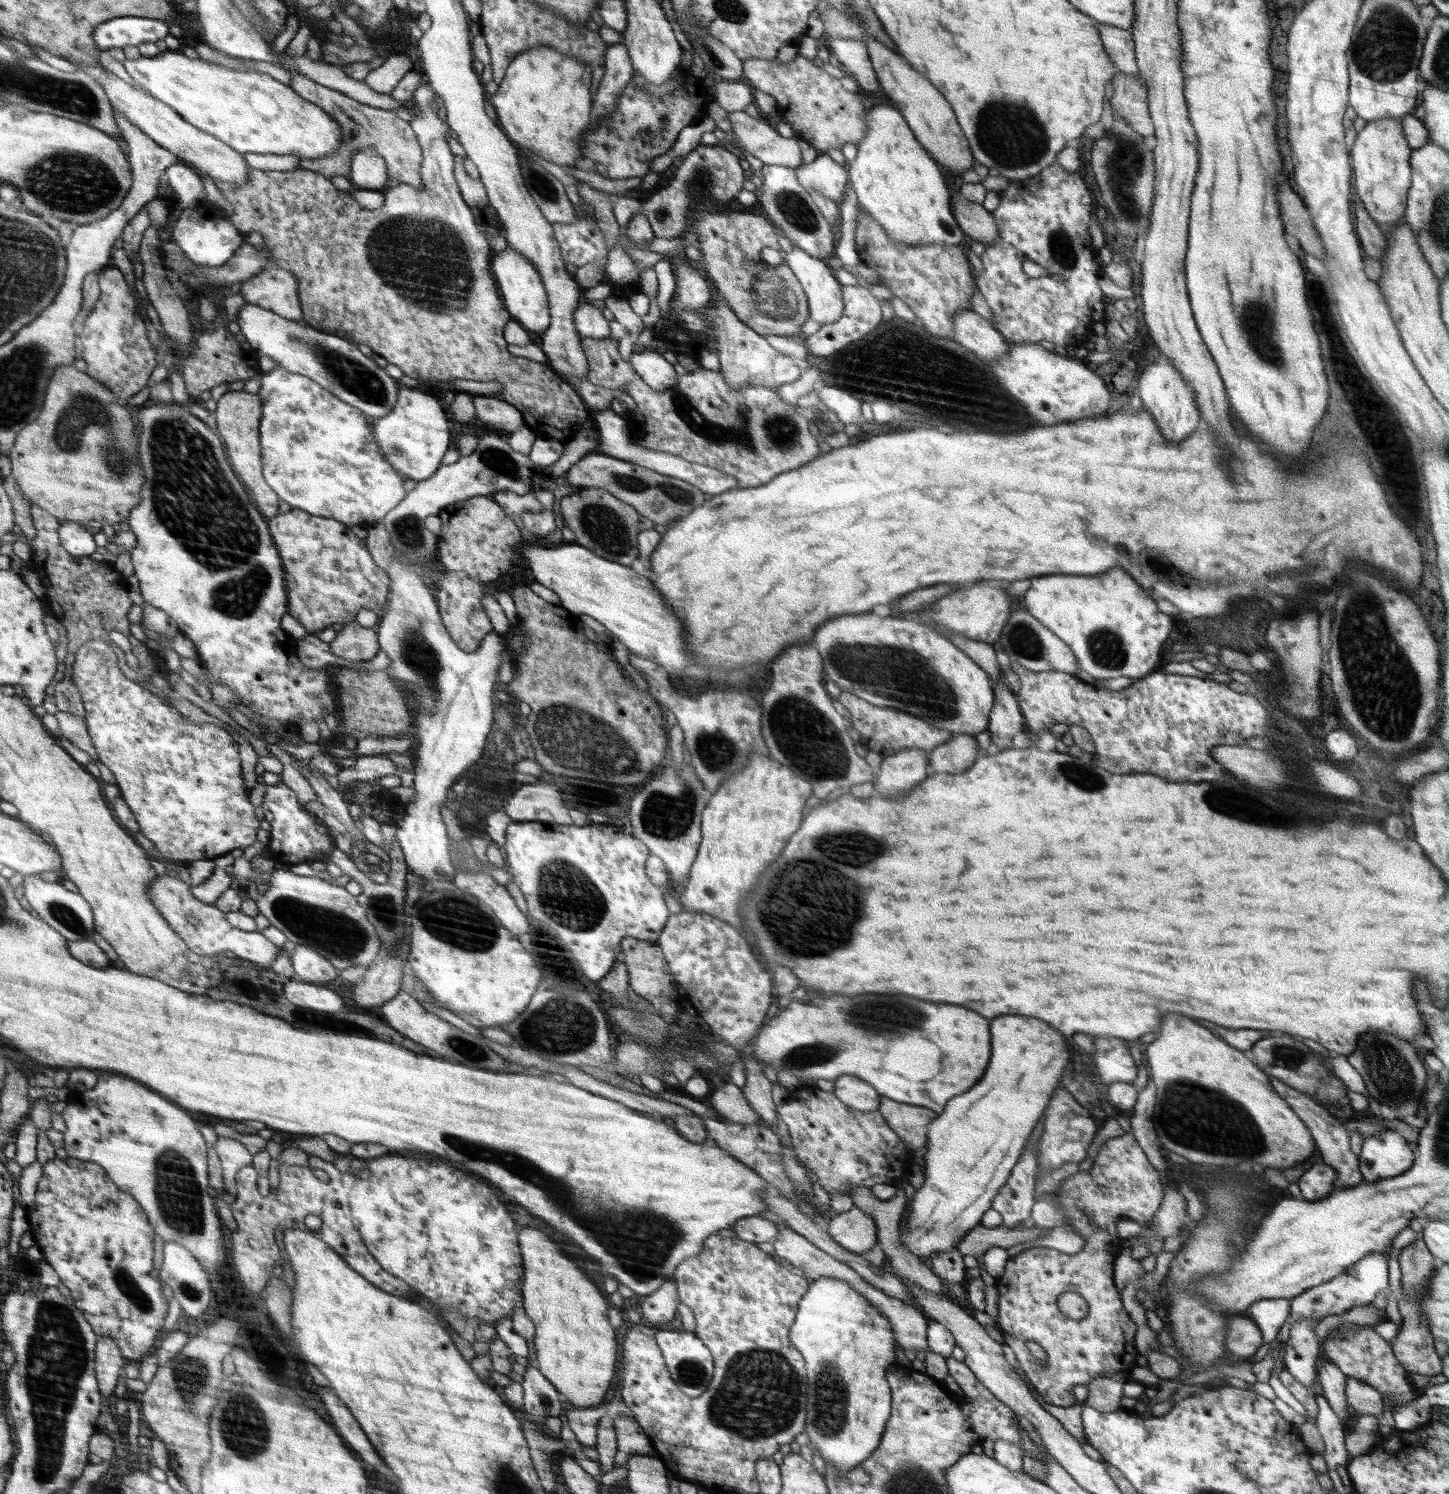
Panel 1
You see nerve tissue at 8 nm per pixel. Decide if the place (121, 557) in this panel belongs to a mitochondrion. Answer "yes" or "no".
no

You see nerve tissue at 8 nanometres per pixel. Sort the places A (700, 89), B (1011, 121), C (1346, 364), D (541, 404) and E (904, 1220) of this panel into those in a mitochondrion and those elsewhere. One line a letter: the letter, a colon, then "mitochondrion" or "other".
A: other
B: mitochondrion
C: other
D: other
E: other

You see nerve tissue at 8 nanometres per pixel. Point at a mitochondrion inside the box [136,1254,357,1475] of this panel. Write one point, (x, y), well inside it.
(243, 1426)

